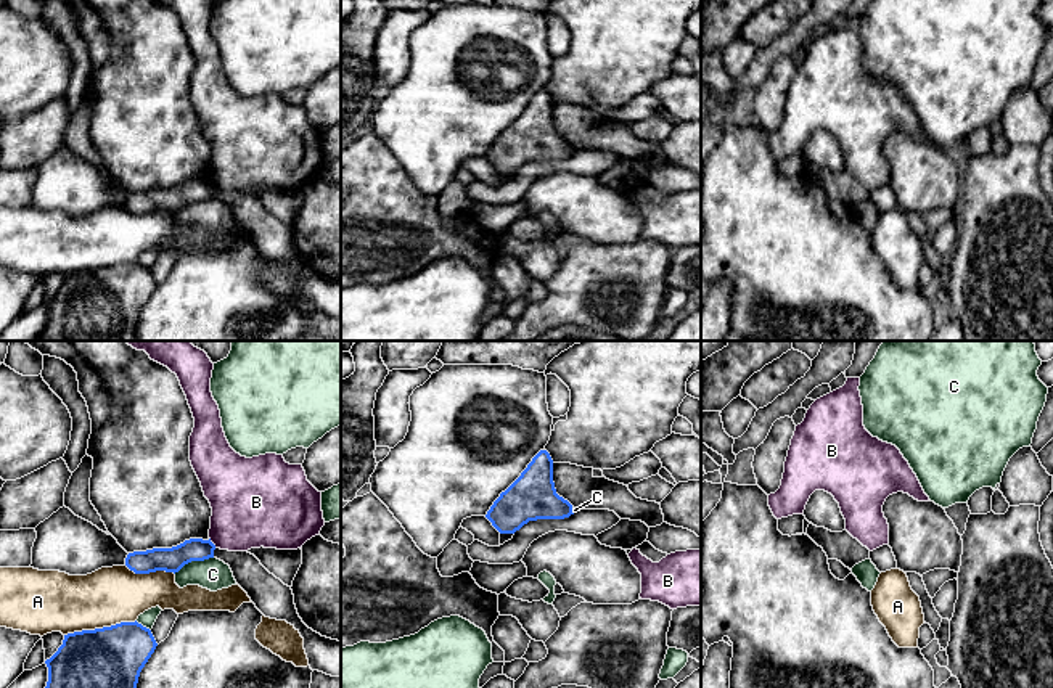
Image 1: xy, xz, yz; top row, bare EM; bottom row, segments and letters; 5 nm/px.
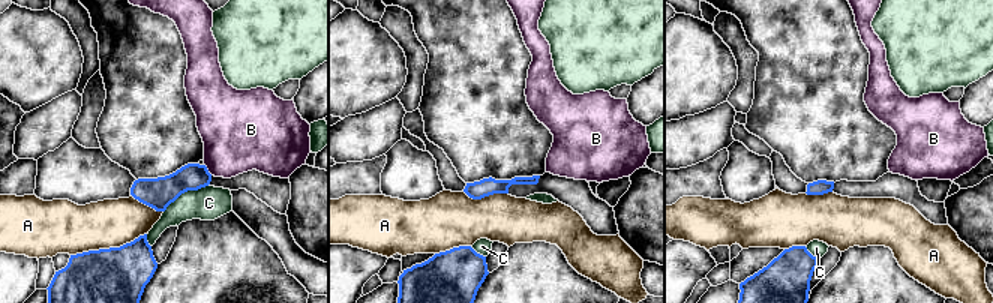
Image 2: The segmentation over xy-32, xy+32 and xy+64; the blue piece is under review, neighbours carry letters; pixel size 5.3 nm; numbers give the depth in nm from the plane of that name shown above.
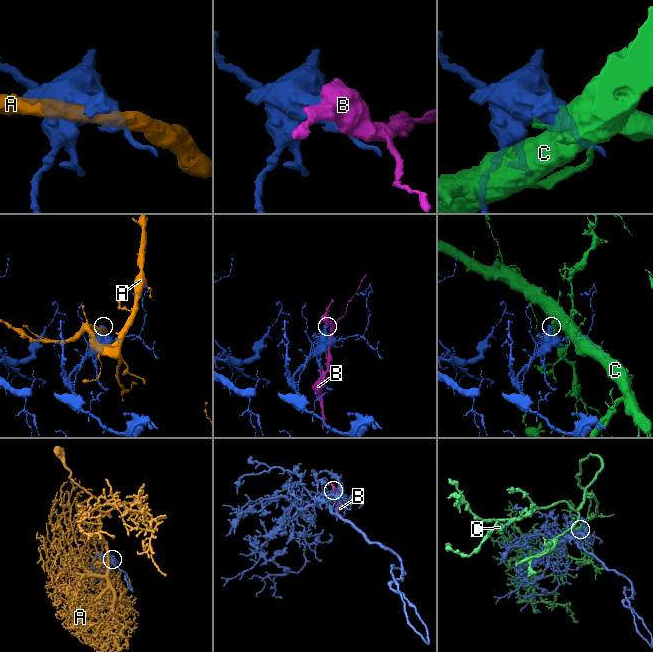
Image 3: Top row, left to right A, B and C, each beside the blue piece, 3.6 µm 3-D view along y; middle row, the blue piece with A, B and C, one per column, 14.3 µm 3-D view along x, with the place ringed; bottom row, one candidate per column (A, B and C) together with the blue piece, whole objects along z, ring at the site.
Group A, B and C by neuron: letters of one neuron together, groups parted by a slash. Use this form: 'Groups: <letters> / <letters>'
Groups: A / B / C

